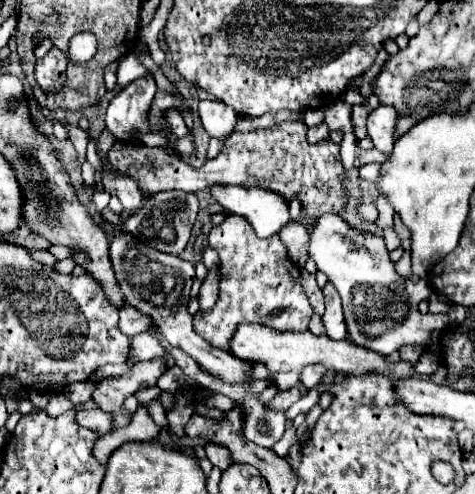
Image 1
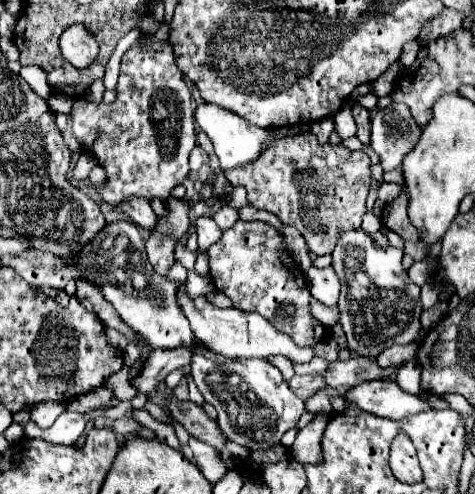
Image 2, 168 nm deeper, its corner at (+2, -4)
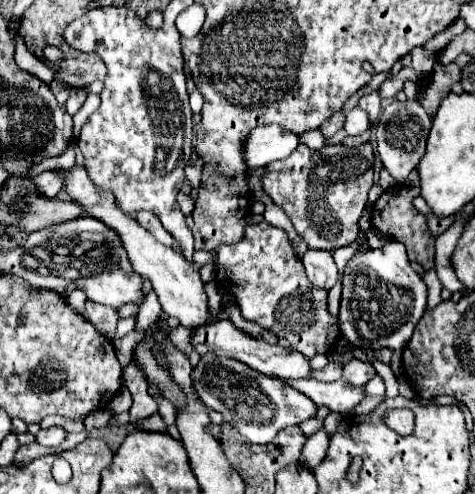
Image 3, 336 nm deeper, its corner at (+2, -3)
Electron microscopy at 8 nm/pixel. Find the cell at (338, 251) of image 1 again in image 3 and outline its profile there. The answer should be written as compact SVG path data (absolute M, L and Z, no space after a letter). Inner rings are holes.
M396 240L378 250L354 254L342 272L340 332L358 348L402 350L424 314L426 296L426 284L412 270L406 248Z

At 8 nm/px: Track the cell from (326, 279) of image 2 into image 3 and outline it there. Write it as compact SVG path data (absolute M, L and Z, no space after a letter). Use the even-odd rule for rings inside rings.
M308 250L302 258L302 264L306 268L312 286L322 290L332 290L332 286L338 282L338 266L330 252Z

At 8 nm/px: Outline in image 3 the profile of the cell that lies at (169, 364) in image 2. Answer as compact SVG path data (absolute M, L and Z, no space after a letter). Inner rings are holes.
M222 318L214 324L208 324L208 326L202 326L202 328L196 328L196 332L190 334L190 342L194 346L194 350L204 356L206 352L214 352L218 356L224 356L224 358L234 358L234 360L240 360L244 362L246 366L258 370L258 372L264 372L268 376L278 376L278 378L310 378L310 366L308 366L308 358L304 358L300 352L296 350L286 350L282 346L270 346L262 340L254 340L250 336L246 336L244 332L240 332L228 318Z

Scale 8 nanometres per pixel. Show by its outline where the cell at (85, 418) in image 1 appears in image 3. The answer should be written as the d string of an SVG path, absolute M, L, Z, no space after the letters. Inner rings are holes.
M52 426L52 428L40 430L36 434L36 442L42 446L48 446L48 448L58 448L64 442L64 438L66 438L66 430L60 426Z

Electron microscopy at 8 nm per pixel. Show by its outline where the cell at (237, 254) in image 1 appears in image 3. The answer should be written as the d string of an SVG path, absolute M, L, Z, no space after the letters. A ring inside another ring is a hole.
M266 222L246 226L246 232L236 244L220 244L216 248L216 280L236 300L242 316L262 328L286 338L294 350L312 358L334 348L340 328L338 318L326 310L326 294L314 288L302 268L300 258L292 254L288 234L282 228Z

